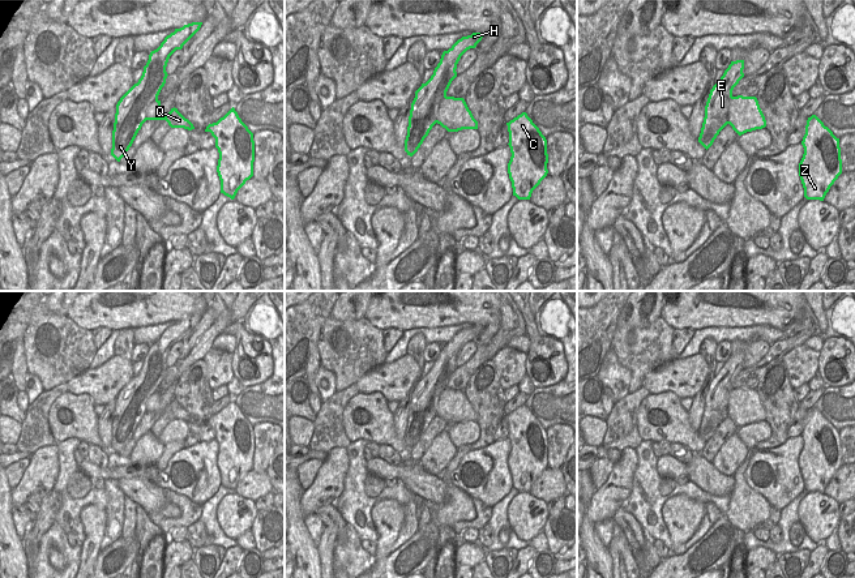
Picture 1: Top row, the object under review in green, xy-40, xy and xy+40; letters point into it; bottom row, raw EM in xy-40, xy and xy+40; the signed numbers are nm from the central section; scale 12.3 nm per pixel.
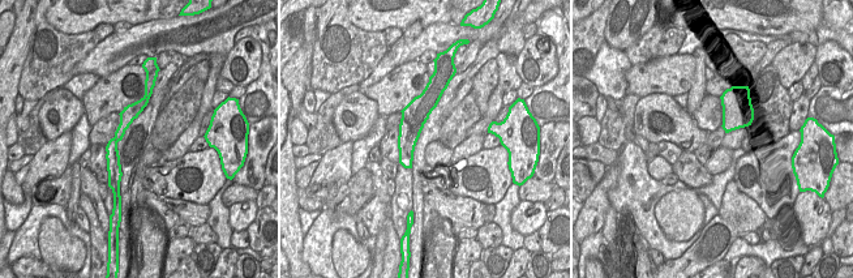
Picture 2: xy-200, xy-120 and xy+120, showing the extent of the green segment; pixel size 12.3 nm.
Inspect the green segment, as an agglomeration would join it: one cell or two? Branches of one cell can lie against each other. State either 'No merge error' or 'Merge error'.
Merge error.

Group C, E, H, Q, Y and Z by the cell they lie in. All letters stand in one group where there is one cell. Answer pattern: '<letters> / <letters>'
C Q Z / E H Y

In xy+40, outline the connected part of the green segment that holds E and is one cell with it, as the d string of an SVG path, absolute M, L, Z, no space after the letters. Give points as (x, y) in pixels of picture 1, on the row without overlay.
M744 352L731 354L721 372L710 382L698 434L707 442L728 416L728 398L734 380L744 369Z

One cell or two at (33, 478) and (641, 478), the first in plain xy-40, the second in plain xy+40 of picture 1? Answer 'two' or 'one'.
two

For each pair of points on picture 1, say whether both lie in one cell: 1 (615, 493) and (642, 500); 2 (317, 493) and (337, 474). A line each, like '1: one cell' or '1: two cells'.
1: two cells
2: one cell

